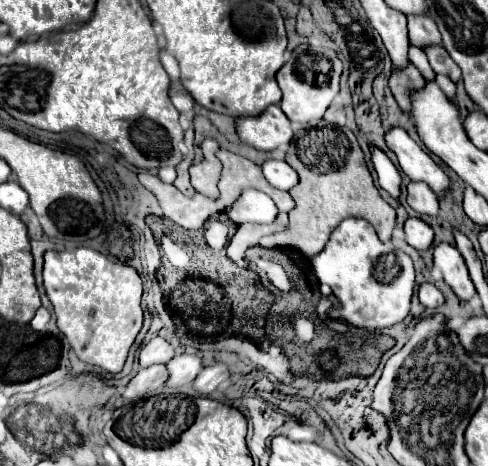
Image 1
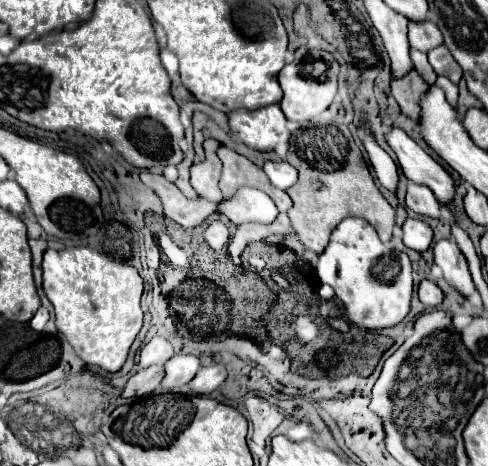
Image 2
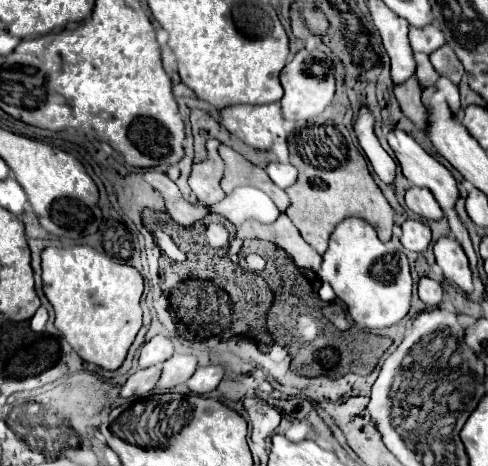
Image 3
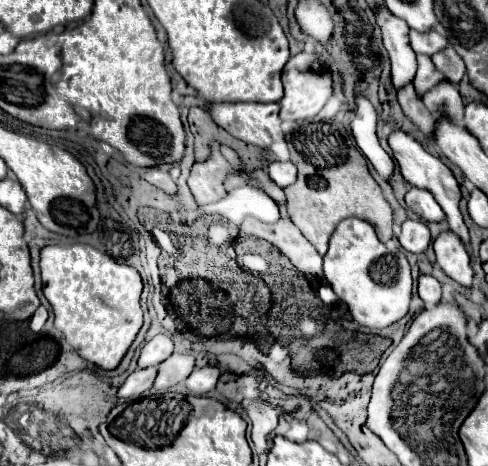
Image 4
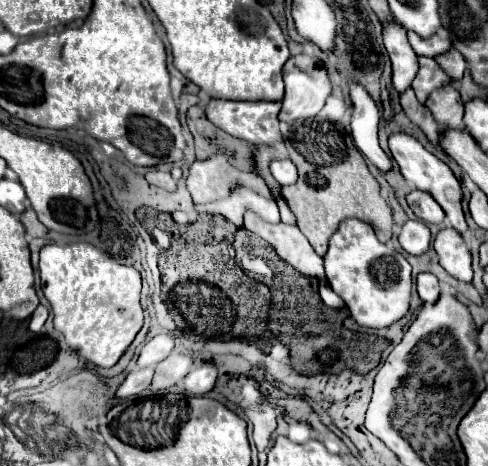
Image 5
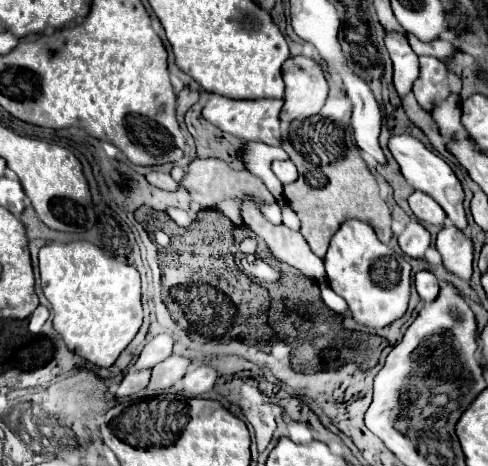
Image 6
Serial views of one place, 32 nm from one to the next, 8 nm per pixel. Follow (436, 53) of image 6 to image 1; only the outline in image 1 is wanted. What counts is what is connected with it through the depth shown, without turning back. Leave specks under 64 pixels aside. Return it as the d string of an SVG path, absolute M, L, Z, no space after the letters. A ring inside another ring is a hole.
M424 14L424 16L408 16L408 34L412 44L424 48L428 44L440 44L440 32L434 24L434 20Z

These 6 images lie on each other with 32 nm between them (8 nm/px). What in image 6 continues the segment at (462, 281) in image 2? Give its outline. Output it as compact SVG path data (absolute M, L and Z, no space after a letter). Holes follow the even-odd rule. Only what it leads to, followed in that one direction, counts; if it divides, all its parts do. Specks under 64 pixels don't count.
M444 226L436 238L436 250L442 256L442 266L458 278L472 278L472 244L454 226Z

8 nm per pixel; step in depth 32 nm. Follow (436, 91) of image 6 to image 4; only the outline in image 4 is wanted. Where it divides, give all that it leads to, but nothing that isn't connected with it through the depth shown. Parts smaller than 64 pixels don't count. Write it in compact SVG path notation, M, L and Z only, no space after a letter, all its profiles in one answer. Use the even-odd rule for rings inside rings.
M418 54L418 72L416 72L416 78L414 78L416 92L422 96L426 90L430 90L432 86L436 86L442 78L444 76L434 68L430 56Z

